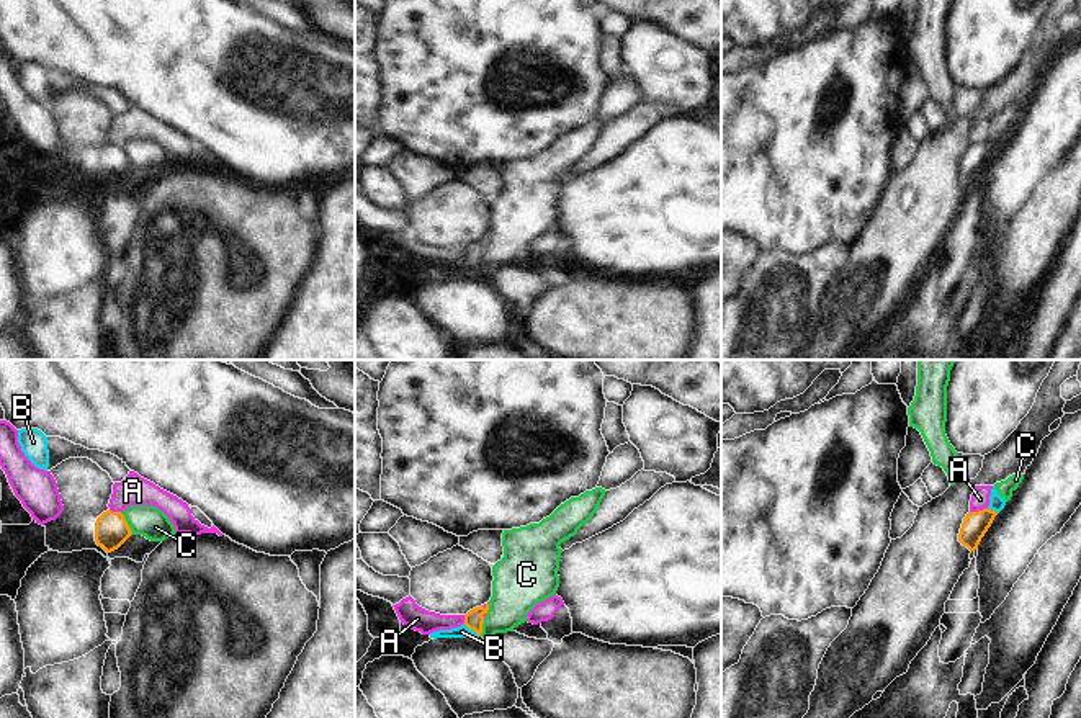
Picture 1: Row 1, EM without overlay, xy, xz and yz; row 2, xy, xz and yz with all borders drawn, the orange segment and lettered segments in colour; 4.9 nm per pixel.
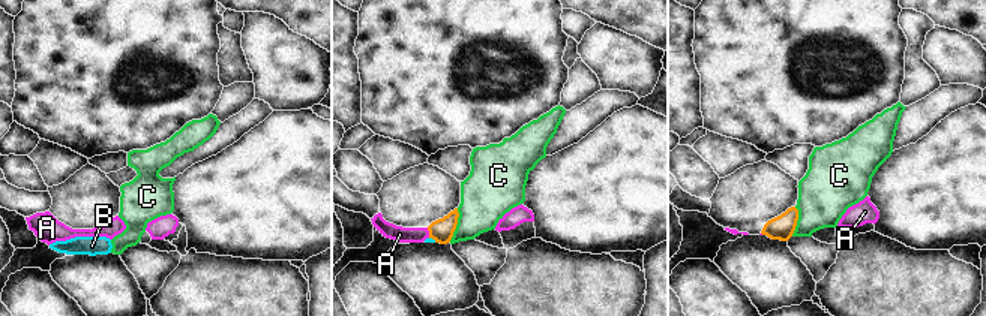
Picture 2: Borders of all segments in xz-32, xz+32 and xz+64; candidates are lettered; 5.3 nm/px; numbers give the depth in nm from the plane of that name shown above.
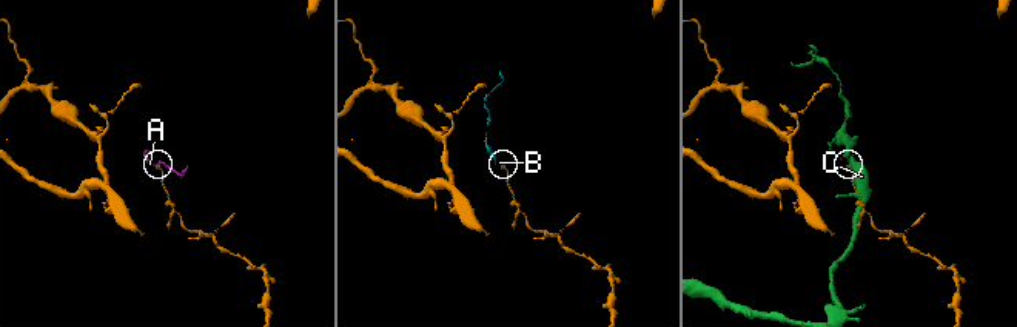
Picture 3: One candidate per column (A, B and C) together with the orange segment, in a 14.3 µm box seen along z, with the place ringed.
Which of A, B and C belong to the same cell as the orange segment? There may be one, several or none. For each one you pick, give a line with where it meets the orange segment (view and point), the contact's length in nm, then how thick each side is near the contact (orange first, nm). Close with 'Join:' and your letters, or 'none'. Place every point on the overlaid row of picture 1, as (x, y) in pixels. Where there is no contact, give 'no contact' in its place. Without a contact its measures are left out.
B: meets orange in xz at (471, 628); contact 100 nm long; 90 nm thick on the orange side, 60 nm on the other
Join: B

